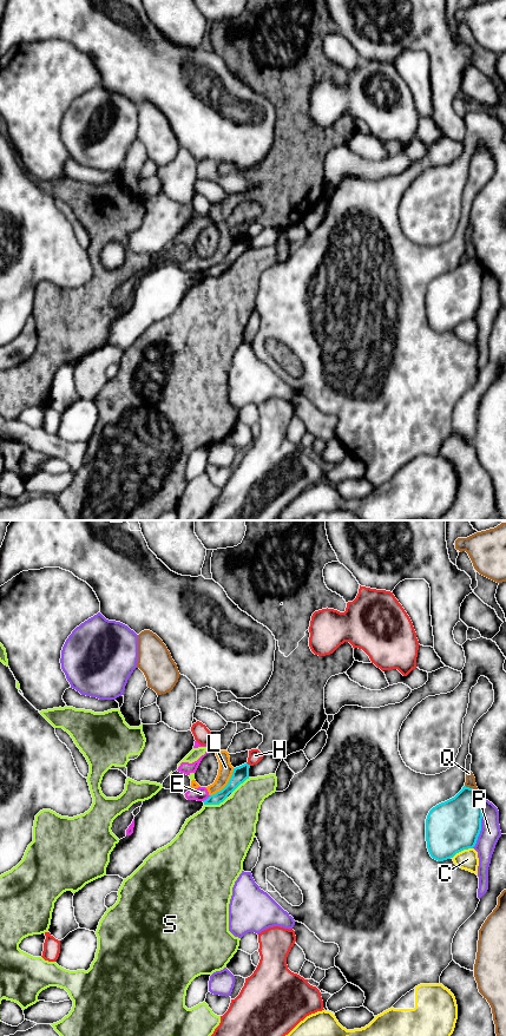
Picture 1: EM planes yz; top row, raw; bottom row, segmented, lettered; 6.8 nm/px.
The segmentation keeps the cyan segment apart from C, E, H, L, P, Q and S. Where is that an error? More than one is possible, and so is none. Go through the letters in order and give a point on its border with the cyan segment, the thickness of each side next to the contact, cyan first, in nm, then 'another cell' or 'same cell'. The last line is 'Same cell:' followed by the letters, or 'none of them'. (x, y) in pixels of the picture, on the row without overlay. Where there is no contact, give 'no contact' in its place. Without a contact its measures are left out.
C: yz (461, 321) | 360/140 nm | another cell
E: yz (208, 269) | 90/90 nm | another cell
H: yz (249, 236) | 110/90 nm | another cell
L: yz (227, 256) | 110/100 nm | another cell
P: yz (480, 295) | 360/140 nm | another cell
Q: yz (472, 260) | 320/70 nm | another cell
S: yz (215, 275) | 100/460 nm | another cell
Same cell: none of them

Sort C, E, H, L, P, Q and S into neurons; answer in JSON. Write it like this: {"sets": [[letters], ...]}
{"sets": [["C"], ["E", "L", "S"], ["H"], ["P"], ["Q"]]}

